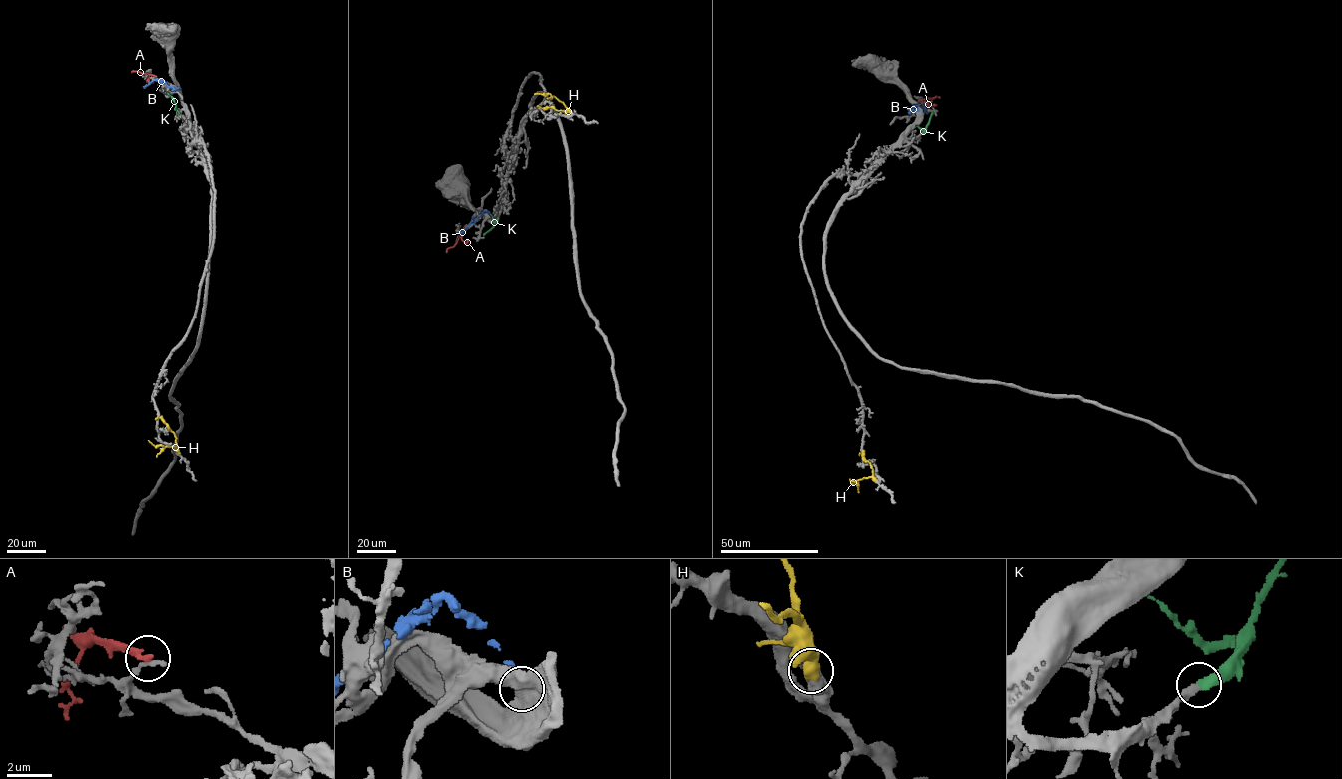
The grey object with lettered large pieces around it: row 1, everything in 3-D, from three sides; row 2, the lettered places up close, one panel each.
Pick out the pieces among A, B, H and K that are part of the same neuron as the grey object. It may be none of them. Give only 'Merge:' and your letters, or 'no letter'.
Merge: K

